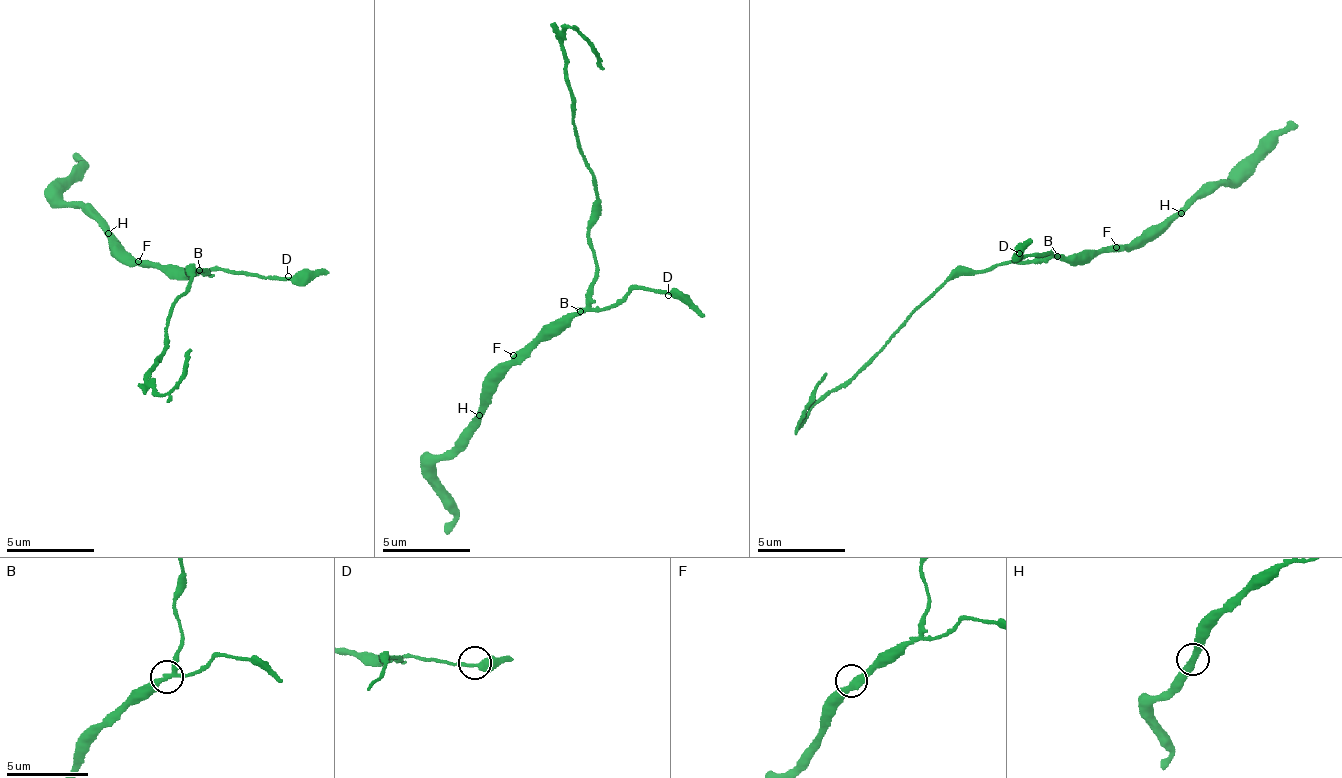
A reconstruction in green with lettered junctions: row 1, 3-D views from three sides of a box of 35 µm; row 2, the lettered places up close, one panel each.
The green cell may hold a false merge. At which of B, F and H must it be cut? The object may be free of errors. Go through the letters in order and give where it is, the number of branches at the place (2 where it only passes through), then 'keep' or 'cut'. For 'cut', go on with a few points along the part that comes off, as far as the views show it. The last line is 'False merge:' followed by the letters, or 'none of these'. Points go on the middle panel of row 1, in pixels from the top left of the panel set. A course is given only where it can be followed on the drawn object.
B: place (580, 311); branches 3; cut; course (580, 310), (594, 277), (591, 206), (597, 196), (562, 43), (568, 26), (590, 41), (603, 67)
F: place (513, 355); branches 2; keep
H: place (479, 415); branches 2; keep
False merge: B

